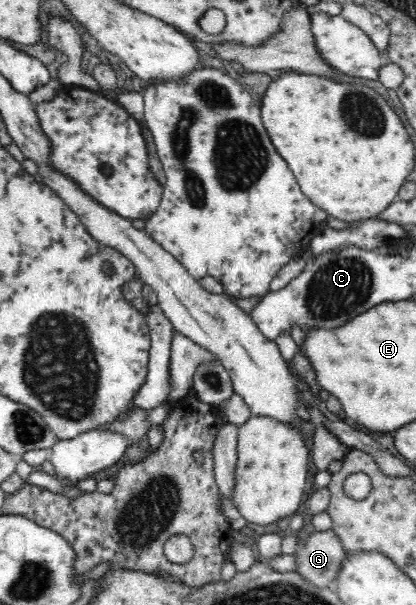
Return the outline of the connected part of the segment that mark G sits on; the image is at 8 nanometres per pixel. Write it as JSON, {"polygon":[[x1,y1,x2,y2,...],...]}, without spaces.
{"polygon":[[332,528,312,532,307,541,297,546,297,572,316,586,332,587,346,558,339,536]]}

